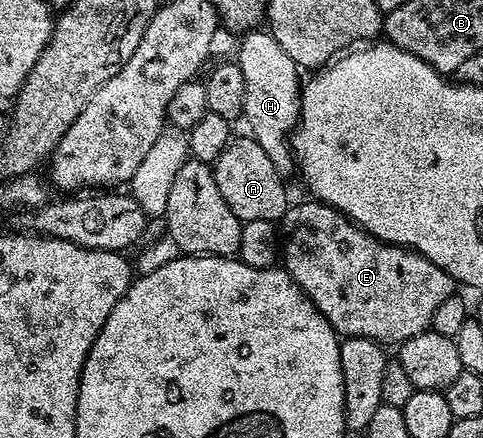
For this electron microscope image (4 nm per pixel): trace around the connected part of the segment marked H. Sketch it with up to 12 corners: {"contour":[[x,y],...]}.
{"contour":[[268,30],[241,37],[242,116],[283,174],[295,171],[300,69]]}

